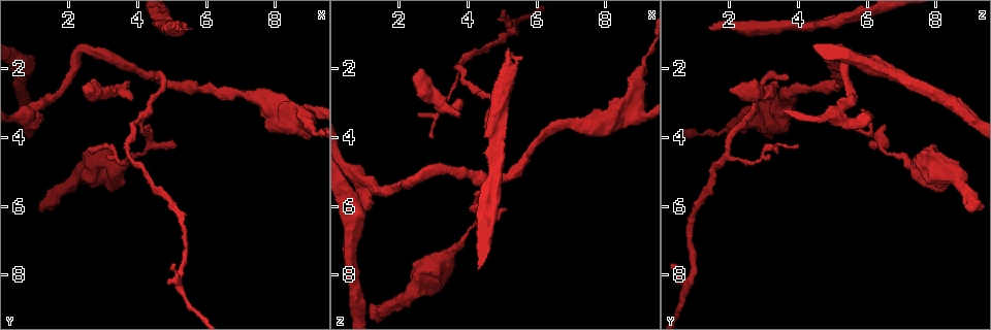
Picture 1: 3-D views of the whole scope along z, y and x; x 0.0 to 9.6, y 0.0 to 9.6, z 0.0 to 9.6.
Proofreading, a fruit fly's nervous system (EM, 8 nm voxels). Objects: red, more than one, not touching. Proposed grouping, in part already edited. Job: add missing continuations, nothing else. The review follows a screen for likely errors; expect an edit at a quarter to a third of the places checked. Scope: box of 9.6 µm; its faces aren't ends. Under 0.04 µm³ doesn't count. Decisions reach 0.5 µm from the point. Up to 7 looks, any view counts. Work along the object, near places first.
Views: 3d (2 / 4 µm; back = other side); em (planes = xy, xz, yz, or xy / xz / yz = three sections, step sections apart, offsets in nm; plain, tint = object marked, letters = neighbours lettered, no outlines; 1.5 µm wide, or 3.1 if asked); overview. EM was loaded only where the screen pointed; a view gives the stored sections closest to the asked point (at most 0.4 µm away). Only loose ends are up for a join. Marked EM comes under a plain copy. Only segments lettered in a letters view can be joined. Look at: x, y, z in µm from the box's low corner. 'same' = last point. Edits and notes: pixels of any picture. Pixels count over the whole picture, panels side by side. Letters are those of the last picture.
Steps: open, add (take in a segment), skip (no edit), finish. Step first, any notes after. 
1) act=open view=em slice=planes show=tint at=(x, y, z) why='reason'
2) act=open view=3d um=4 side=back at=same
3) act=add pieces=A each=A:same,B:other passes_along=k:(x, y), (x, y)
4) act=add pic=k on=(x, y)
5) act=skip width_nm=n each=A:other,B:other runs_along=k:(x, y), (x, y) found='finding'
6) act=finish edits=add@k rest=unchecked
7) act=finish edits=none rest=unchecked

act=open view=3d um=4 at=(1.15, 6.15, 9.00) why='free end'

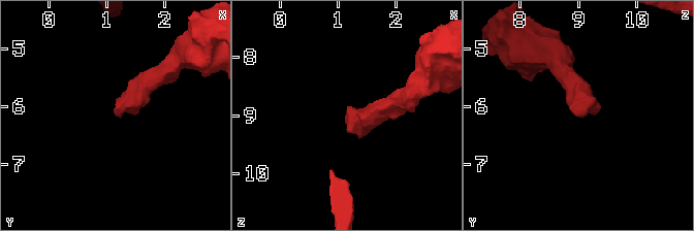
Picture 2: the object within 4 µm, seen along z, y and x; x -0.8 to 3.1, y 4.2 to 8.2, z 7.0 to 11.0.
act=open view=em slice=yz step=8 show=letters at=(1.20, 6.15, 9.10)

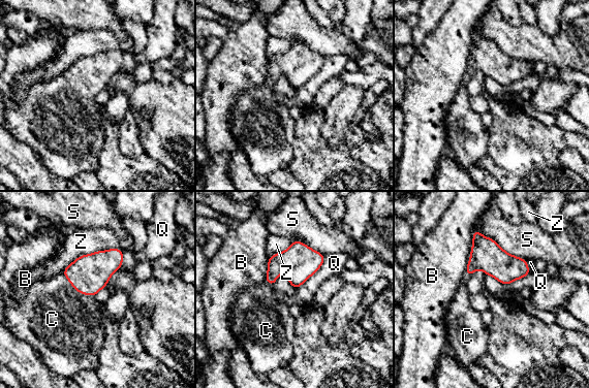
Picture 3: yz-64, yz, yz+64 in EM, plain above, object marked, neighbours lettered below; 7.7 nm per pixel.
act=add pieces=C each=B:other,C:same,Q:other,S:other,Z:other passes_along=3:(89, 273), (70, 284), (52, 310) found='the neuron continues'

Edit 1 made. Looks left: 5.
act=open view=em slice=planes show=letters at=(4.30, 3.70, 5.60) why='free end'

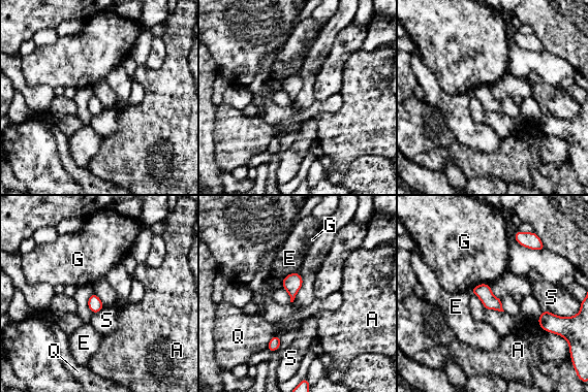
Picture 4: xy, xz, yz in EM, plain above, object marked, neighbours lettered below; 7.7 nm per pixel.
act=skip width_nm=80 longest_contact=G:160nm each=A:other,E:other,G:other,Q:other,S:other found='none of them fits'

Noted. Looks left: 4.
act=finish edits=add@3 rest=unchecked

